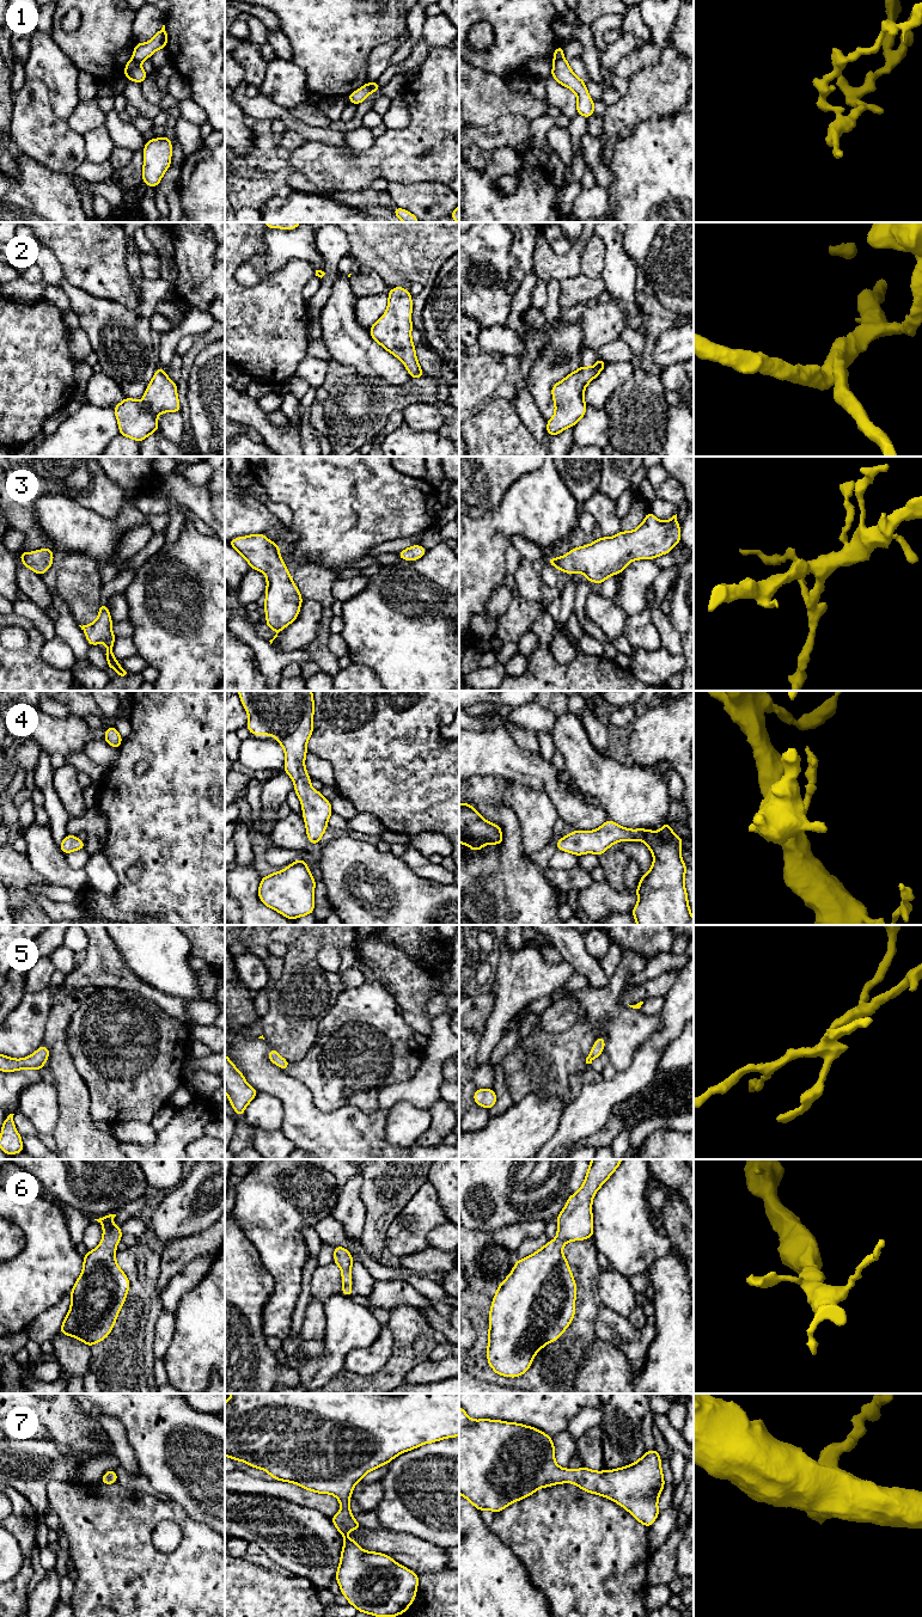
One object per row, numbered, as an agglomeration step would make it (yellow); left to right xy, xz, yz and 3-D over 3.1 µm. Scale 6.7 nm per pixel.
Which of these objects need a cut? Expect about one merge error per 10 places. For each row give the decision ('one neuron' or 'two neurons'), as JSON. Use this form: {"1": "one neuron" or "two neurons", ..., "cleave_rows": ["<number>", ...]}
{"1": "two neurons", "2": "one neuron", "3": "one neuron", "4": "one neuron", "5": "one neuron", "6": "one neuron", "7": "one neuron", "cleave_rows": ["1"]}

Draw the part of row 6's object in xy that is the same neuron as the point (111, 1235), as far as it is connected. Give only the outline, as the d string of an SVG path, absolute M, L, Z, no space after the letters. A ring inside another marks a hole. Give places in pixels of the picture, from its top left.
M116 1214L94 1219L103 1225L100 1244L84 1256L83 1272L71 1291L71 1309L67 1312L60 1333L73 1336L88 1347L108 1337L122 1309L127 1292L130 1287L129 1279L118 1267L115 1255L116 1245L121 1242L121 1226L114 1226Z

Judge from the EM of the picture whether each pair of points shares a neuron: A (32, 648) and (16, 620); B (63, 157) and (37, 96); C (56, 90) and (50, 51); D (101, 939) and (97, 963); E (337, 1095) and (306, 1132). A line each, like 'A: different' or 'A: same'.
A: same
B: same
C: same
D: same
E: different

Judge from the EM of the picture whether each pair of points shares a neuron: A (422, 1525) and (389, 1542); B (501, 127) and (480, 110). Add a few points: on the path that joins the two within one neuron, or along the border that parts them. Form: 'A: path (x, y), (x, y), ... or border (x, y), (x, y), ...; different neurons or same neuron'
A: border (385, 1529), (408, 1532), (433, 1544); different neurons
B: border (521, 115), (504, 114), (488, 124), (471, 124); different neurons

